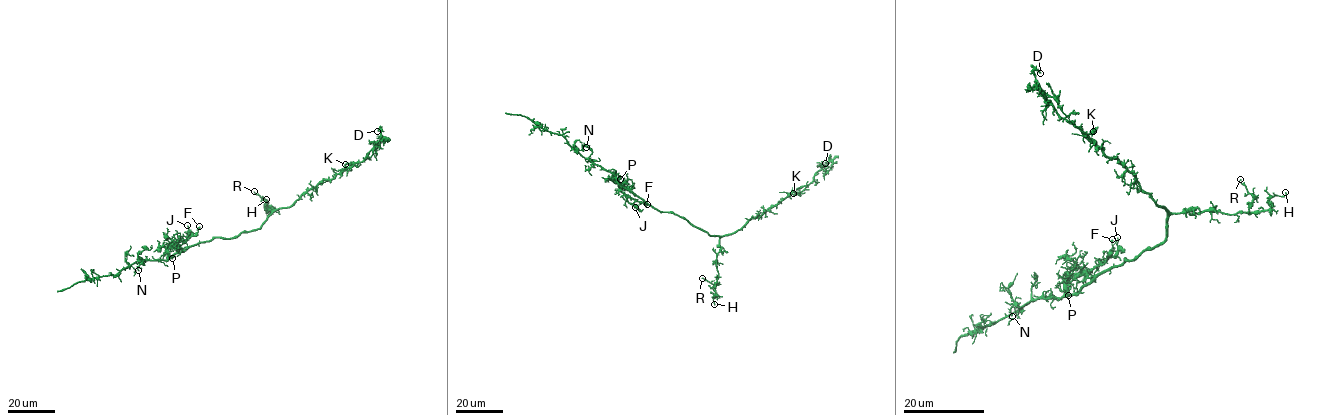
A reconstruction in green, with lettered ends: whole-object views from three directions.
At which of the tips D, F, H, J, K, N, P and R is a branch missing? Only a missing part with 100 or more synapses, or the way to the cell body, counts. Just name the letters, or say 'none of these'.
none of these

